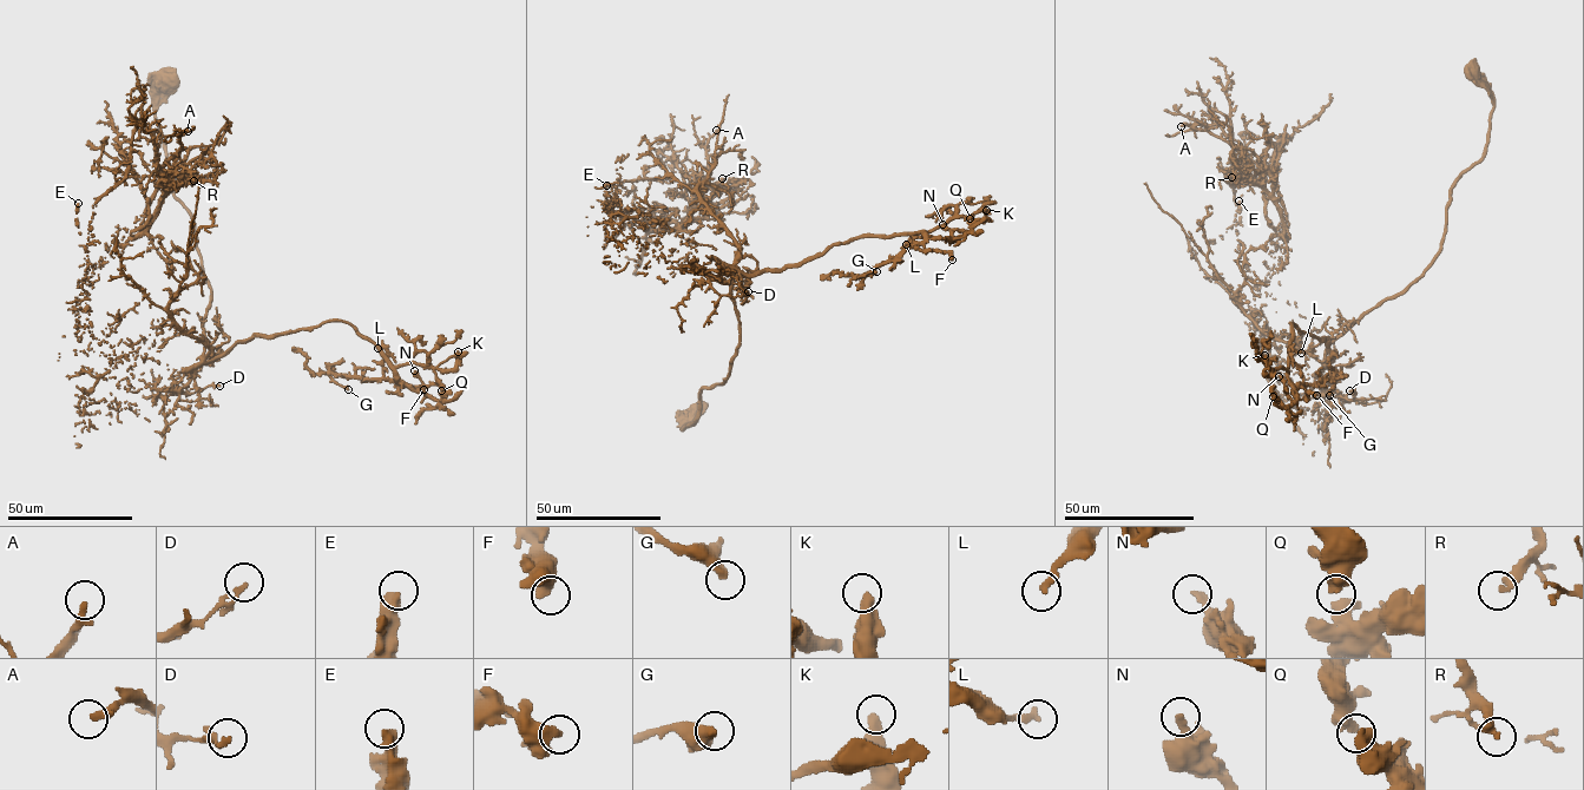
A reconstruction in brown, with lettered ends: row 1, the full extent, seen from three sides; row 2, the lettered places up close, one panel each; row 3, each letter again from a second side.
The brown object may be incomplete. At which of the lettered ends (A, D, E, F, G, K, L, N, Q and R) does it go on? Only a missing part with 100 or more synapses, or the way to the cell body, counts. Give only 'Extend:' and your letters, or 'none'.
Extend: E

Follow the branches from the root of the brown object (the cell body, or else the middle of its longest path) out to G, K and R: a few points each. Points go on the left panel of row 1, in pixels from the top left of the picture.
G: (170, 80), (155, 118), (211, 289), (204, 360), (256, 335), (343, 321), (396, 379), (330, 375), (348, 389)
K: (170, 80), (155, 118), (211, 289), (205, 361), (330, 321), (394, 366), (451, 370), (458, 351)
R: (170, 80), (155, 118), (211, 289), (204, 357), (169, 310), (197, 275), (146, 232), (171, 170), (194, 180)

